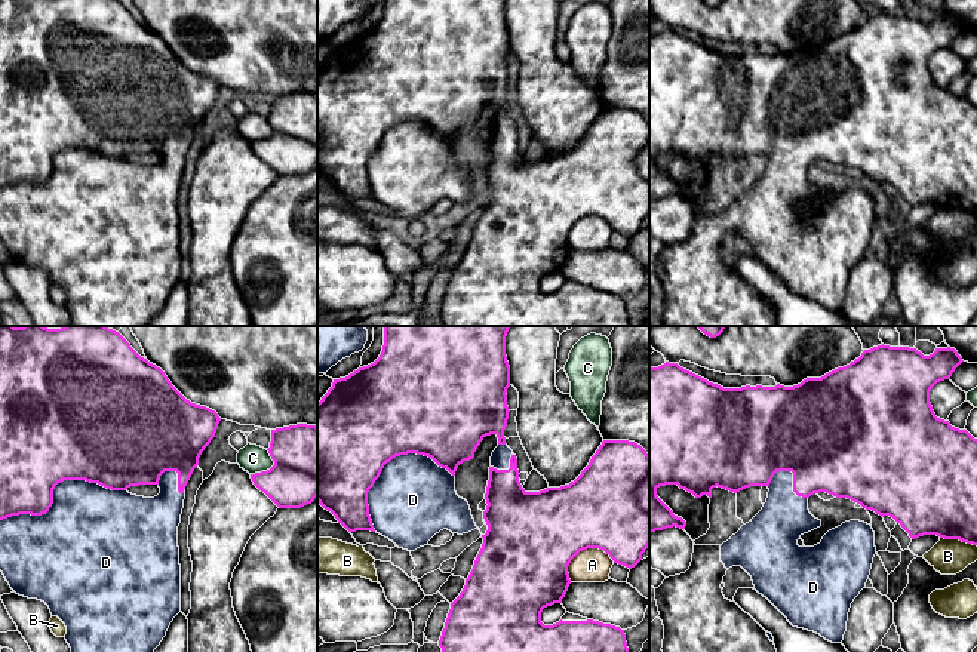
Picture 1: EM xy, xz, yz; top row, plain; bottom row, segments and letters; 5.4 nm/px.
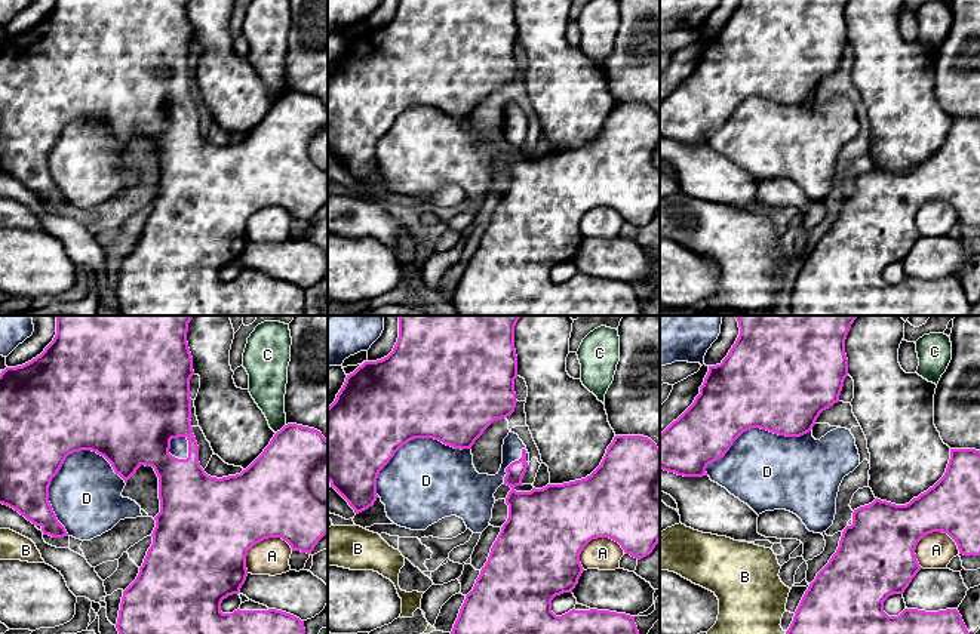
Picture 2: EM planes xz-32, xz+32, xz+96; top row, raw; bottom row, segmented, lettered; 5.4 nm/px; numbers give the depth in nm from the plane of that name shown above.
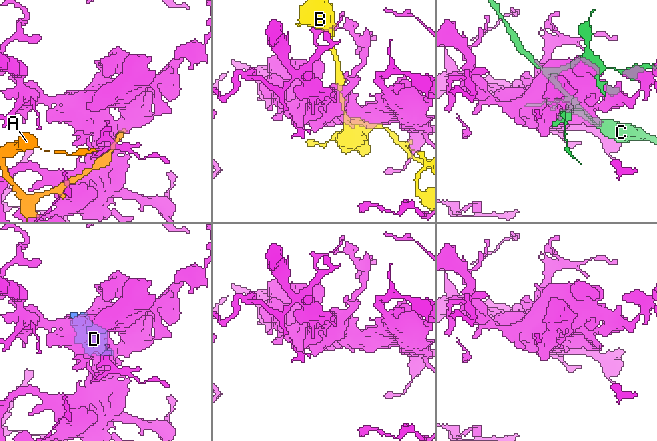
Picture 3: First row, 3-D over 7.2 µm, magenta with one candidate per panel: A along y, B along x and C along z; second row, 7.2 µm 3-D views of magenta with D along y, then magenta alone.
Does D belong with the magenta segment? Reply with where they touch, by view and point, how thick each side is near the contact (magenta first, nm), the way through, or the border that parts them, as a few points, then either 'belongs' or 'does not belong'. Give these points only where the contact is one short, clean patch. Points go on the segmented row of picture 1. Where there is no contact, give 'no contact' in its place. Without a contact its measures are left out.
contact xy (54, 488); calibres 460 and 420 nm; belongs

